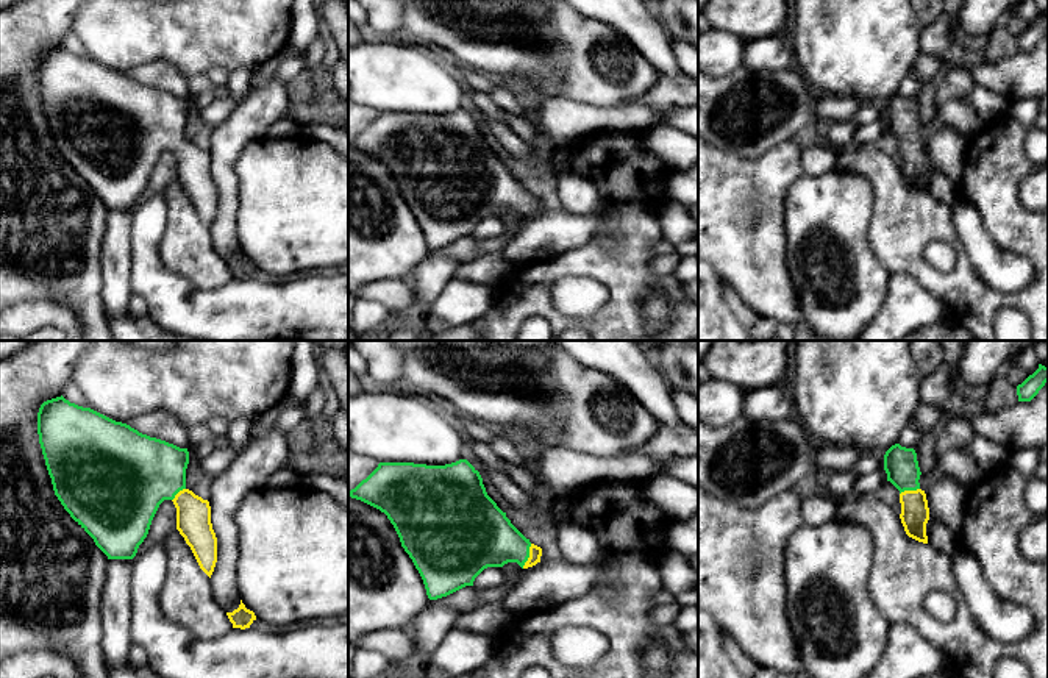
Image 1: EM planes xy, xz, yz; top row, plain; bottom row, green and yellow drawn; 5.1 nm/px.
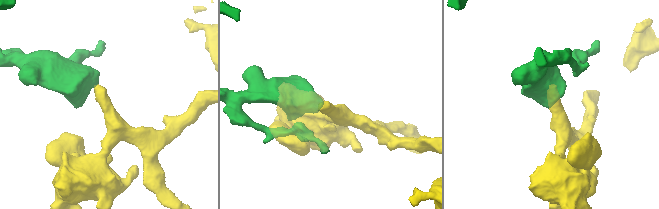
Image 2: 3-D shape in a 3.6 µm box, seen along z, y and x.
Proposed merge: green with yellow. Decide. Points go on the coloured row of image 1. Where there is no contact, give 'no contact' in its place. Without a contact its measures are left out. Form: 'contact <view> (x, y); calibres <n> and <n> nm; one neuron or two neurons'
contact xz (528, 556); calibres 300 and 60 nm; one neuron

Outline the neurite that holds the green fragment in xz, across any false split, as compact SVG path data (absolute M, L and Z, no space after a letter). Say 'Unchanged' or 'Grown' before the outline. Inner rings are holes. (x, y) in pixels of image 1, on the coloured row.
Grown. M467 459L445 466L380 462L348 497L387 516L430 600L473 586L487 567L540 562L542 548L511 523Z

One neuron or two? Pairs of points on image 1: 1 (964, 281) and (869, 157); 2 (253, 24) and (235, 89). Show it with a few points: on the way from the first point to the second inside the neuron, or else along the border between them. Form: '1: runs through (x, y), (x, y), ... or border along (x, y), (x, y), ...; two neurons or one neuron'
1: runs through (959, 249), (897, 189); one neuron
2: border along (250, 71), (239, 69), (230, 74); two neurons

